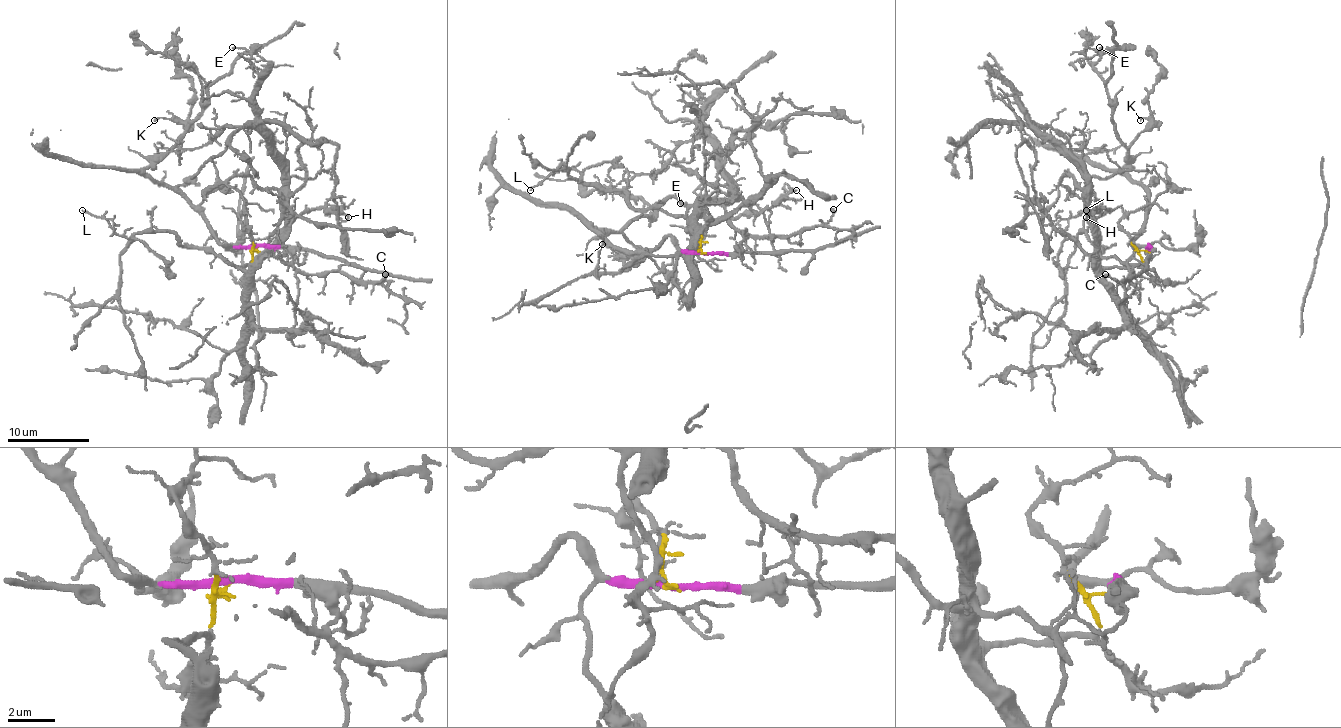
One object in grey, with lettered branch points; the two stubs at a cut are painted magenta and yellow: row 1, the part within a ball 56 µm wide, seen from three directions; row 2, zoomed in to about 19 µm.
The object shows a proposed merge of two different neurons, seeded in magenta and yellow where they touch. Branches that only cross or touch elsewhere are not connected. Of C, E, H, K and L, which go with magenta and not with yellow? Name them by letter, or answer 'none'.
E, K

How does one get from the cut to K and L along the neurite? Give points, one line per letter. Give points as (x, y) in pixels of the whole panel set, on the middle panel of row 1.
K: (704, 254), (686, 254), (669, 235), (626, 252), (593, 227), (618, 231), (636, 250), (601, 244)
L: (704, 254), (688, 211), (673, 196), (634, 209), (620, 190), (589, 186), (568, 170), (529, 190)

